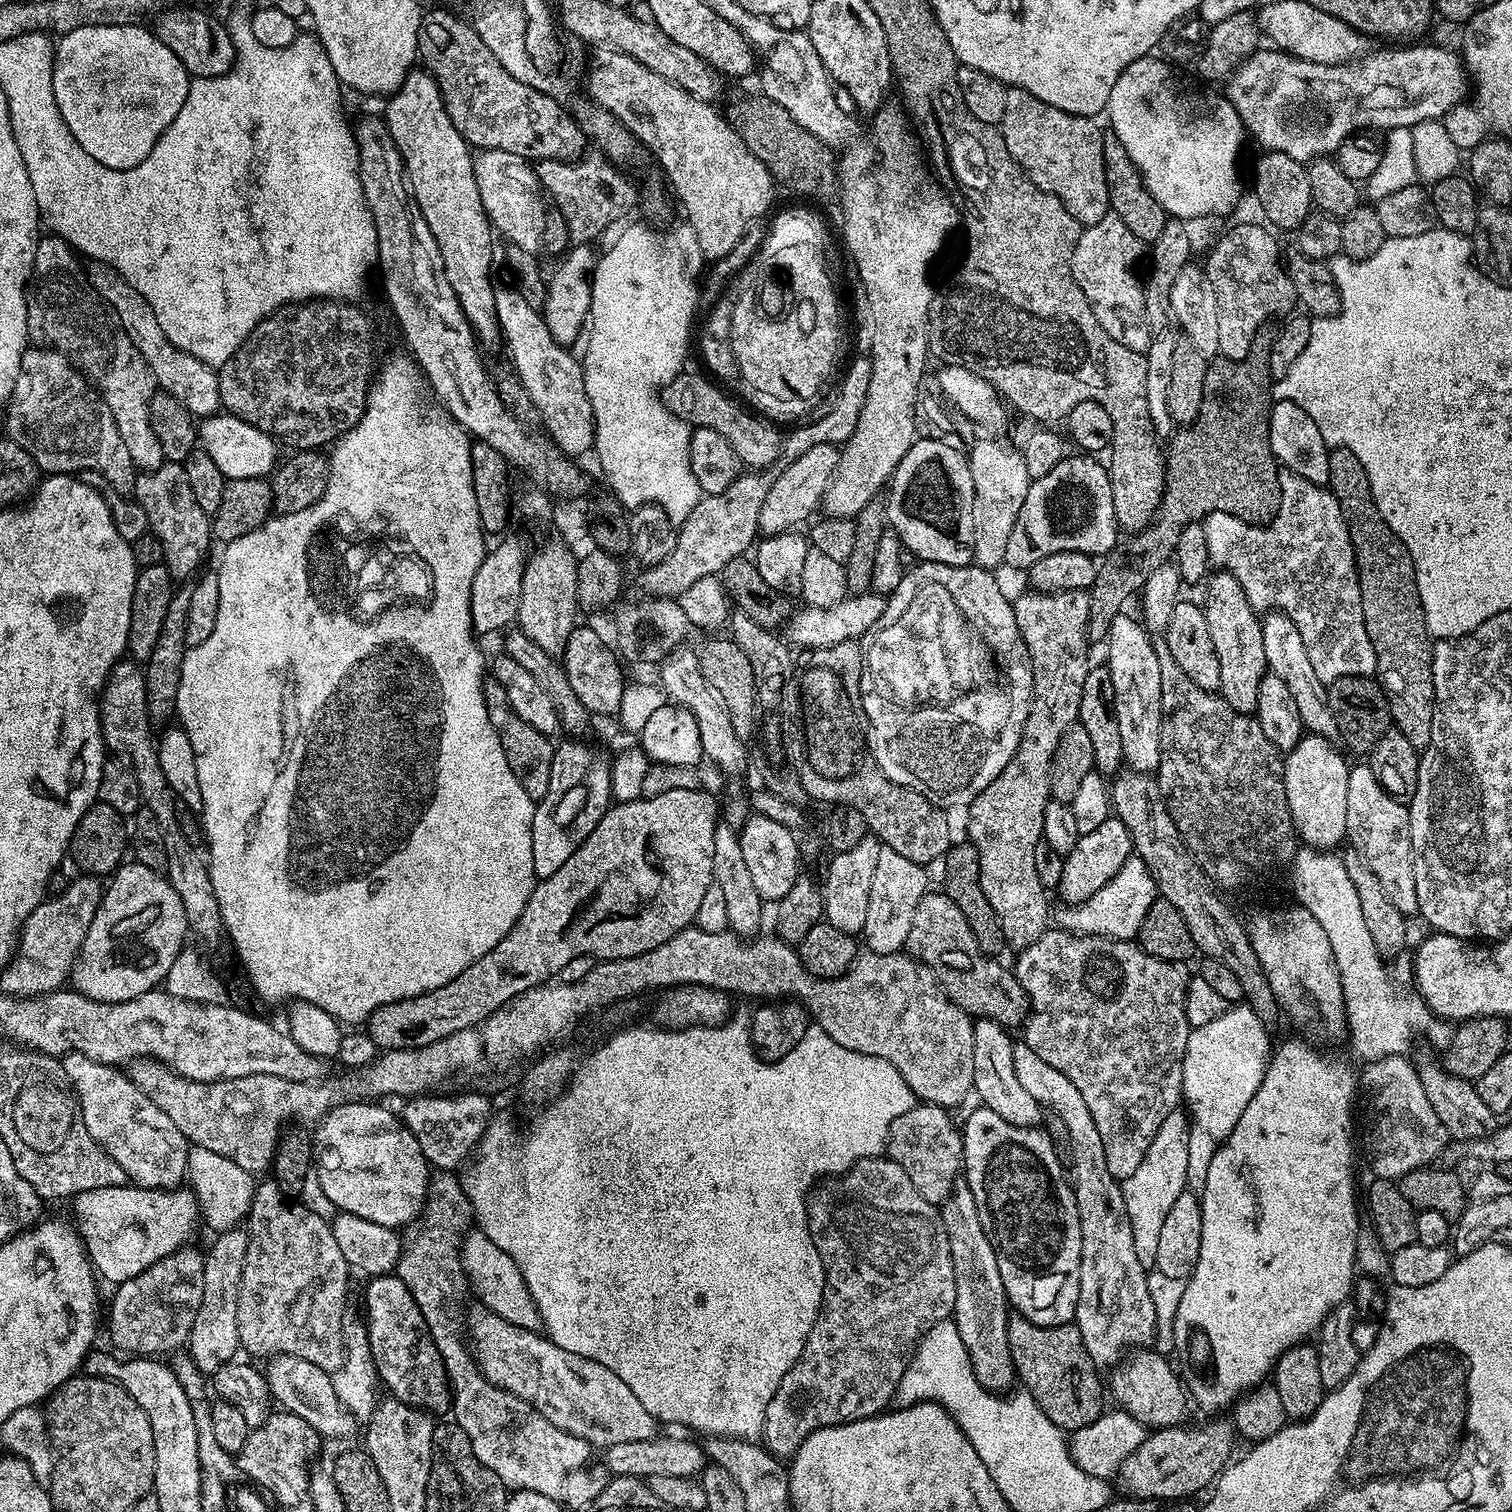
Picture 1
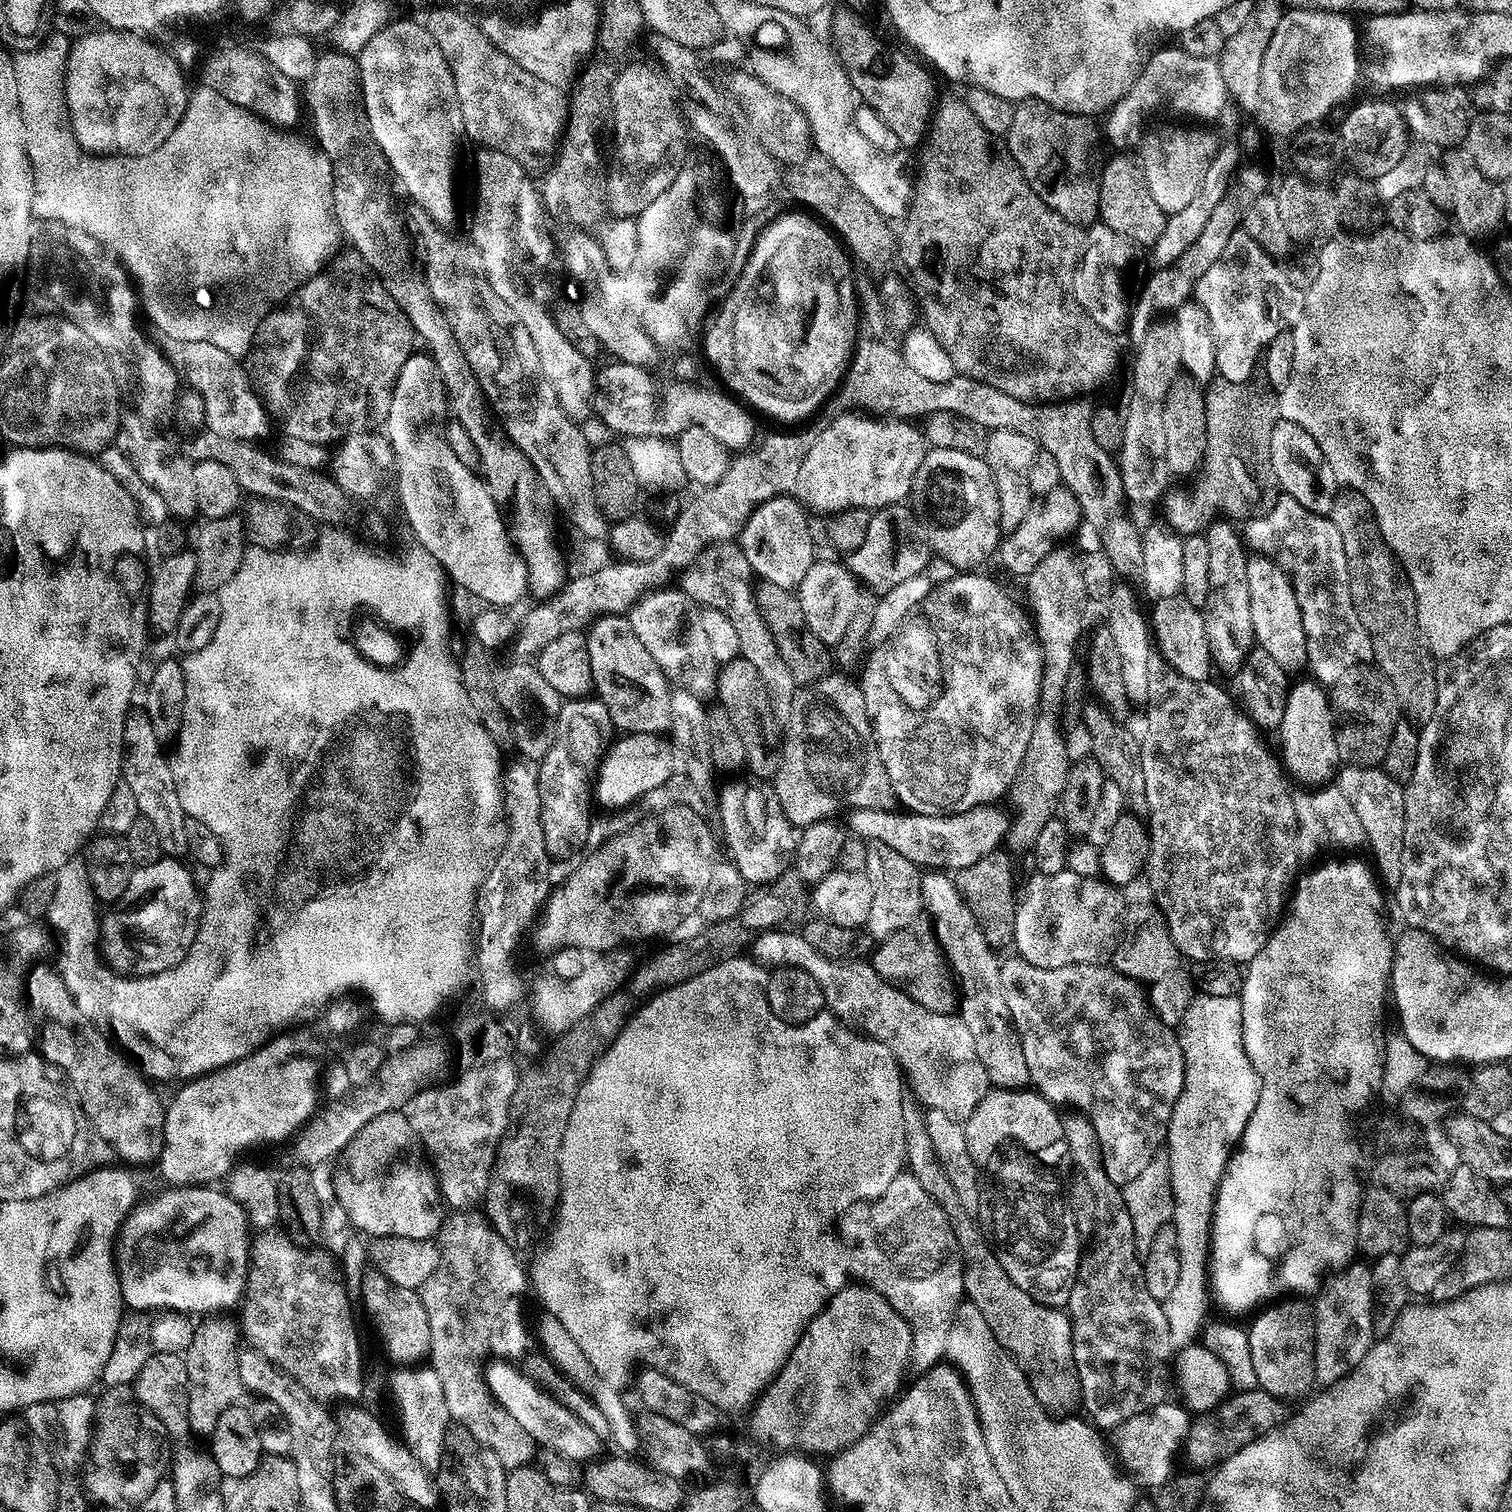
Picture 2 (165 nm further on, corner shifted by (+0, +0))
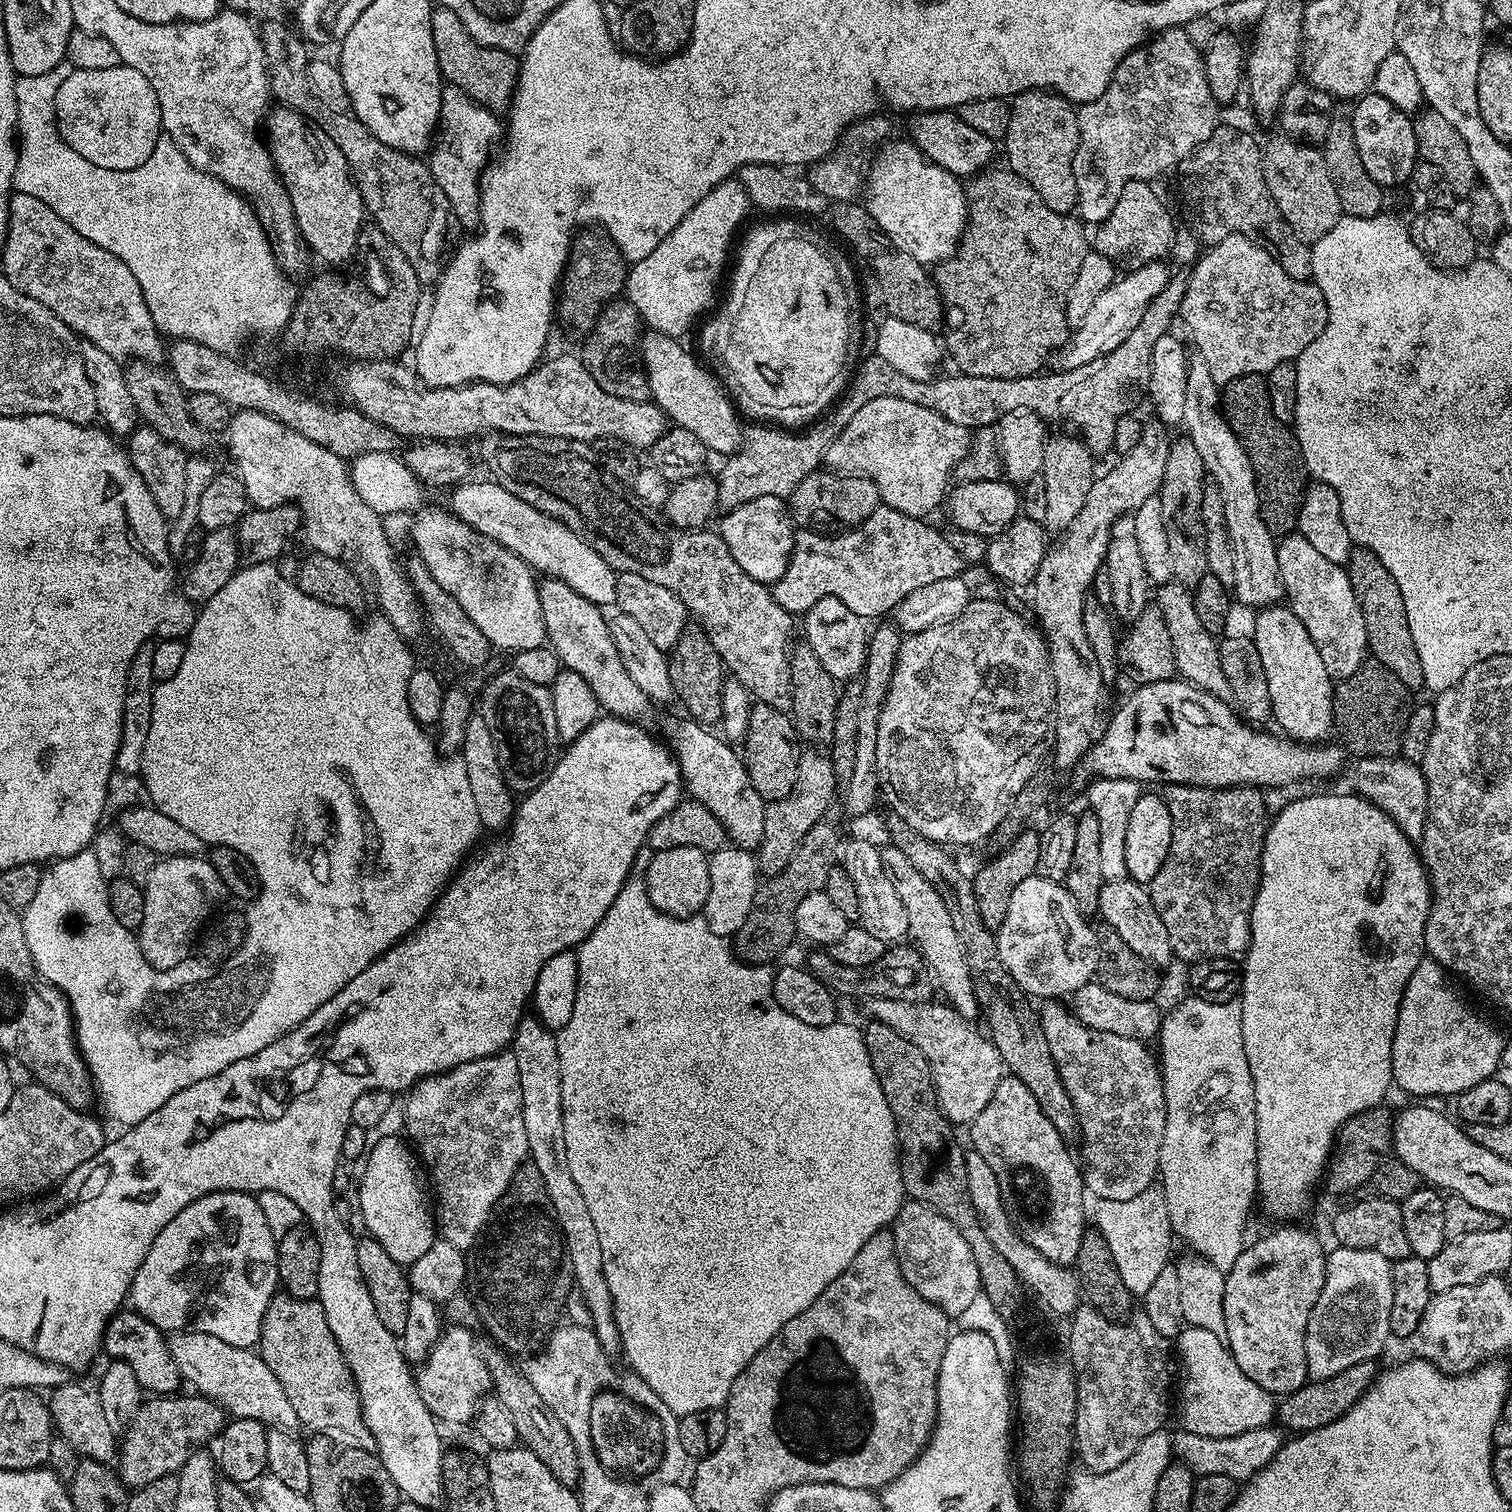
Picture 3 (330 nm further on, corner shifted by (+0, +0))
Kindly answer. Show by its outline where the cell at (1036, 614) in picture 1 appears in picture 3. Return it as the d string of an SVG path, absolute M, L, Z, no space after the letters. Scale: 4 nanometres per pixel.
M1075 434L1068 436L1049 435L1044 442L1042 454L1042 489L1046 496L1046 514L1042 521L1049 533L1063 534L1078 518L1078 510L1086 503L1086 494L1090 494L1090 486L1094 479L1092 472L1092 460L1094 454L1084 445L1084 441Z

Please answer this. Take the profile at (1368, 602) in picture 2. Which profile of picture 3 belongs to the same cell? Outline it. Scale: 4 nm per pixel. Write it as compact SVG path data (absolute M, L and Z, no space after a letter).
M1353 547L1346 567L1350 586L1354 586L1354 598L1358 598L1358 606L1366 622L1369 653L1394 674L1398 674L1398 678L1410 690L1423 689L1422 662L1418 662L1418 650L1410 635L1406 602L1402 602L1402 590L1398 590L1398 582L1391 576L1390 570L1386 570L1386 566L1378 562L1369 548Z

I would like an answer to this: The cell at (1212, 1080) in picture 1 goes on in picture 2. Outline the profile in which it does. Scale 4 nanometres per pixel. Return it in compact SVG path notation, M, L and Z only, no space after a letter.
M1203 994L1197 995L1190 1002L1190 1006L1184 1012L1183 1020L1178 1025L1178 1041L1181 1054L1184 1056L1184 1085L1182 1086L1182 1094L1172 1111L1166 1137L1166 1159L1170 1170L1170 1190L1172 1191L1172 1218L1170 1226L1176 1232L1176 1241L1178 1242L1178 1282L1174 1285L1174 1290L1171 1291L1170 1296L1162 1302L1164 1313L1166 1314L1166 1326L1170 1326L1170 1342L1173 1349L1176 1350L1185 1348L1187 1344L1197 1343L1198 1337L1202 1332L1202 1323L1206 1318L1204 1317L1204 1310L1208 1304L1210 1305L1208 1253L1212 1246L1212 1211L1216 1201L1216 1191L1220 1185L1224 1168L1228 1165L1228 1160L1232 1156L1236 1145L1240 1143L1240 1135L1244 1133L1246 1122L1250 1118L1250 1114L1254 1112L1254 1106L1258 1102L1258 1090L1260 1089L1259 1081L1256 1079L1256 1071L1252 1069L1251 1062L1246 1058L1244 1043L1242 1042L1242 1006L1240 1005L1239 996L1214 998L1213 996Z

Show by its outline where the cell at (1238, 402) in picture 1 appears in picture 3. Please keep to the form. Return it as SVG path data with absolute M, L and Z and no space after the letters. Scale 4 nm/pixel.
M1261 374L1234 378L1223 385L1222 407L1230 430L1234 430L1250 458L1250 466L1256 475L1260 513L1266 526L1273 534L1291 533L1296 528L1300 503L1304 501L1306 469L1295 431L1274 418L1267 379Z

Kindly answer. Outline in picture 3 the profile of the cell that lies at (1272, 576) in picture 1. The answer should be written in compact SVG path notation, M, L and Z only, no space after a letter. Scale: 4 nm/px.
M1299 534L1281 535L1276 553L1287 607L1291 608L1298 622L1306 626L1306 634L1314 638L1314 646L1318 646L1318 655L1326 670L1337 681L1344 680L1361 668L1369 655L1366 622L1358 598L1354 598L1354 586L1350 586L1347 567L1330 562Z

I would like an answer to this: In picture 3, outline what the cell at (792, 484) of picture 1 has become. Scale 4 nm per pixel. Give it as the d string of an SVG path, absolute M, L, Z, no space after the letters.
M893 396L874 398L874 402L866 402L866 406L850 418L846 430L832 440L824 455L824 464L841 474L869 476L878 486L878 494L887 507L907 516L928 518L939 504L941 507L945 503L953 483L952 471L958 462L968 457L972 437L969 429L950 422L950 418L942 418L942 414L934 410L926 410L926 406L918 406L918 402L906 402L906 398Z

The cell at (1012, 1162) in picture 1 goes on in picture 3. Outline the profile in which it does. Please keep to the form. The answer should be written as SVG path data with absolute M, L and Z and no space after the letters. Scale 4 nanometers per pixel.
M1005 1075L1003 1080L998 1082L998 1090L994 1090L994 1098L986 1102L986 1110L978 1114L978 1118L970 1125L972 1131L971 1147L986 1163L990 1170L994 1170L998 1178L998 1186L1004 1195L1004 1202L1008 1205L1008 1211L1012 1213L1013 1221L1020 1229L1020 1235L1042 1258L1048 1258L1050 1262L1065 1266L1075 1265L1078 1258L1078 1248L1082 1245L1082 1238L1086 1231L1084 1225L1084 1174L1081 1165L1072 1157L1069 1145L1063 1136L1054 1130L1054 1122L1042 1114L1042 1106L1034 1099L1034 1094L1022 1086L1017 1076Z

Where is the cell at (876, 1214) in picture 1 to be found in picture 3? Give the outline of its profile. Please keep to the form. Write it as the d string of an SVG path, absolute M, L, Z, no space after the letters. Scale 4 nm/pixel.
M909 1199L900 1207L894 1223L890 1228L896 1247L896 1257L900 1263L902 1274L922 1298L934 1302L950 1318L958 1318L962 1310L973 1298L982 1295L980 1275L978 1274L978 1262L974 1262L974 1250L970 1250L970 1242L958 1234L958 1226L954 1226L938 1210L934 1210L929 1204L922 1204L919 1200Z

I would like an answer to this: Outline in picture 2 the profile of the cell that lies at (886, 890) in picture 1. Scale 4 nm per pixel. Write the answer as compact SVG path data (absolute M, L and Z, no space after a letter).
M869 843L863 873L870 882L870 908L866 932L873 936L873 941L882 941L890 934L909 927L917 919L916 911L921 911L922 908L920 899L922 874L917 865L902 858L898 850L890 850L890 846Z

